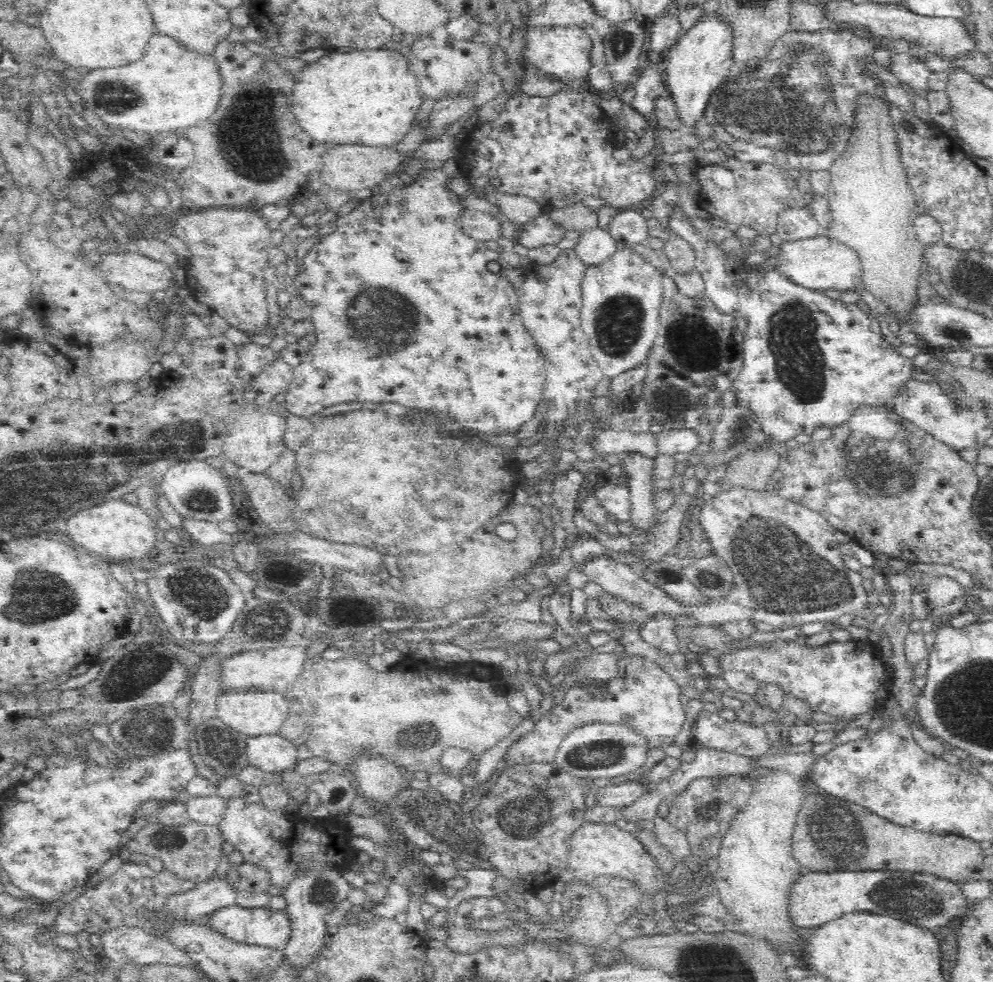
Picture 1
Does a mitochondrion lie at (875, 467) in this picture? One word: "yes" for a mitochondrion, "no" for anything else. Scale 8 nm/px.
yes

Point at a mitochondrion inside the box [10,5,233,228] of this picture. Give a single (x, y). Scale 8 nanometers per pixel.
(120, 97)

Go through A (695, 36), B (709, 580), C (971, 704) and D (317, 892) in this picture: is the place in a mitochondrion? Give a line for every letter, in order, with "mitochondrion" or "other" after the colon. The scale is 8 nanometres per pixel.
A: other
B: mitochondrion
C: mitochondrion
D: mitochondrion

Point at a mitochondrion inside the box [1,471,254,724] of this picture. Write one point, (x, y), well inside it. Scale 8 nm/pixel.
(32, 599)

